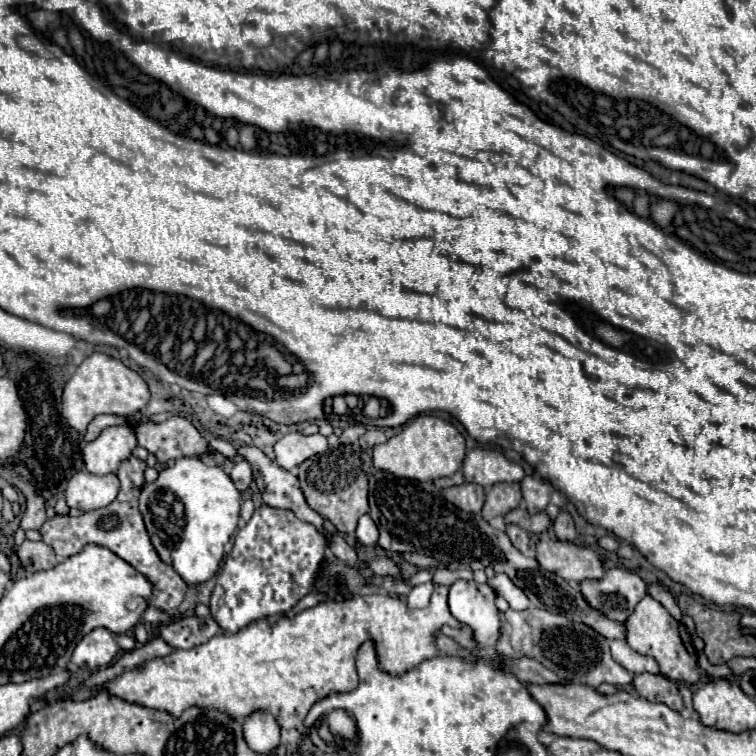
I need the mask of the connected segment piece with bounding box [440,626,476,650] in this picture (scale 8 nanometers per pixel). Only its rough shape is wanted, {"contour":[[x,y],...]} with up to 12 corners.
{"contour":[[450,626],[440,628],[442,634],[456,640],[456,644],[476,650],[472,630],[462,626],[458,630]]}

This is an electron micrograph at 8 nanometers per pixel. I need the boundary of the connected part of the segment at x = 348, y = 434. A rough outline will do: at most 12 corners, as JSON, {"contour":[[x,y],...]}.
{"contour":[[362,424],[348,426],[340,434],[342,444],[354,444],[366,428]]}

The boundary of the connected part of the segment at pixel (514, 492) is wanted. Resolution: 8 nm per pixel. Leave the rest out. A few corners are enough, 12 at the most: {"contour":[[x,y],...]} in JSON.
{"contour":[[494,484],[486,492],[482,518],[518,508],[518,484]]}

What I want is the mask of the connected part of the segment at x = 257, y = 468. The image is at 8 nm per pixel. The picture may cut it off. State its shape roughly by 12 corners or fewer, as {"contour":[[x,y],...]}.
{"contour":[[240,446],[268,506],[292,510],[328,542],[324,518],[306,504],[300,482],[264,452]]}

